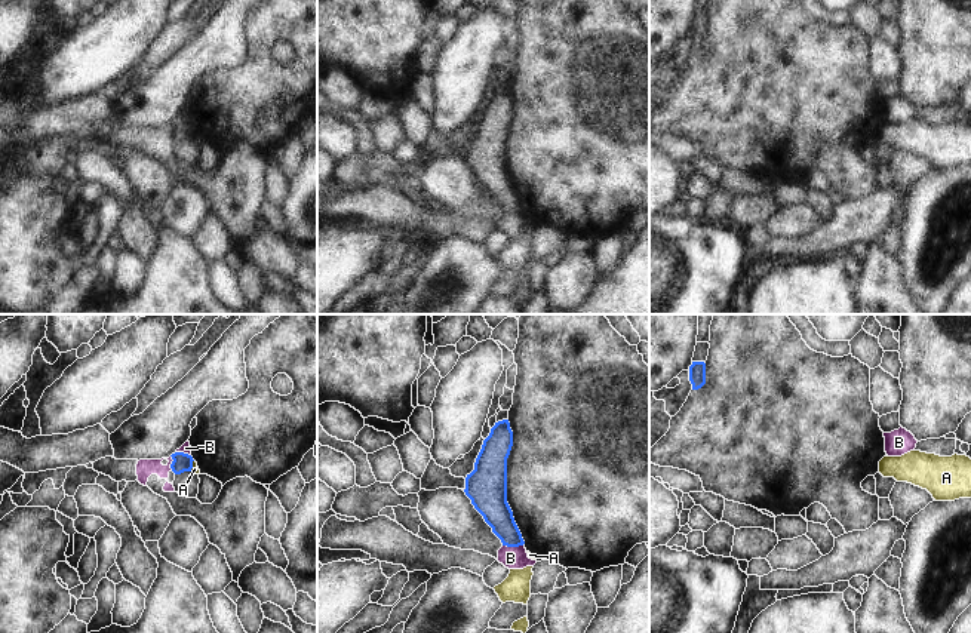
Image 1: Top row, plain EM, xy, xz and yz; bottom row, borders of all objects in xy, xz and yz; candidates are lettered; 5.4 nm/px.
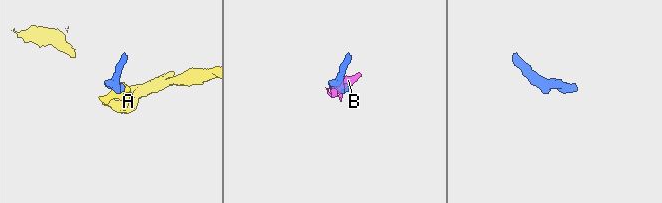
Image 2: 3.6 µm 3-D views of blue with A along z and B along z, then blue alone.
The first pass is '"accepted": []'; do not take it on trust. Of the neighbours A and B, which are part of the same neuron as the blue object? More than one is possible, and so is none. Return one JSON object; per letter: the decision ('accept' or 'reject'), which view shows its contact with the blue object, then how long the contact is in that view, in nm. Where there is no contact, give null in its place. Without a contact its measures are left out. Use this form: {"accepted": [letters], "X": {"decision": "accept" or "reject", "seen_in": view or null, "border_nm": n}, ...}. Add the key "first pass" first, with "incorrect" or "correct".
{"first pass": "correct", "accepted": [], "A": {"decision": "reject", "seen_in": "xy", "border_nm": 70}, "B": {"decision": "reject", "seen_in": "xz", "border_nm": 110}}

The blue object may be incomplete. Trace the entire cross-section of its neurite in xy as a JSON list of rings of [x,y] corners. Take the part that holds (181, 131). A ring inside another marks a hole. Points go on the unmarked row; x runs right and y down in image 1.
[[[175,120],[170,123],[172,125],[172,132],[170,136],[175,142],[181,142],[184,139],[191,139],[193,136],[193,125],[184,120]]]

